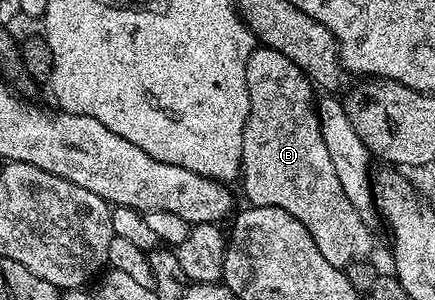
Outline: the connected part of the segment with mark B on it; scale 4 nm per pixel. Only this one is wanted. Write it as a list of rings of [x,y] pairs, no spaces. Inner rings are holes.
[[[260,45],[250,53],[250,61],[246,61],[246,89],[250,93],[250,113],[242,133],[240,169],[247,202],[254,207],[286,209],[290,217],[302,221],[310,237],[314,237],[318,253],[322,253],[330,265],[343,269],[351,263],[367,260],[372,251],[372,235],[368,232],[371,230],[369,224],[363,223],[358,217],[346,193],[342,193],[342,185],[338,185],[338,176],[334,174],[326,141],[322,141],[320,116],[314,106],[314,99],[312,103],[314,87],[304,70],[294,65],[290,57]]]

